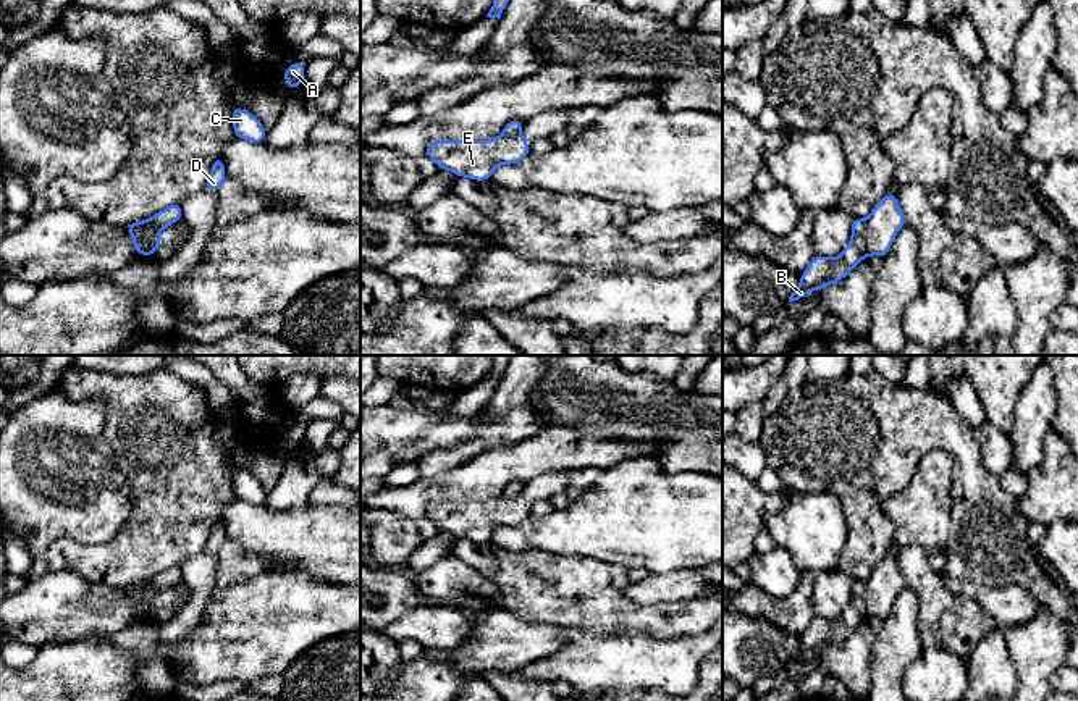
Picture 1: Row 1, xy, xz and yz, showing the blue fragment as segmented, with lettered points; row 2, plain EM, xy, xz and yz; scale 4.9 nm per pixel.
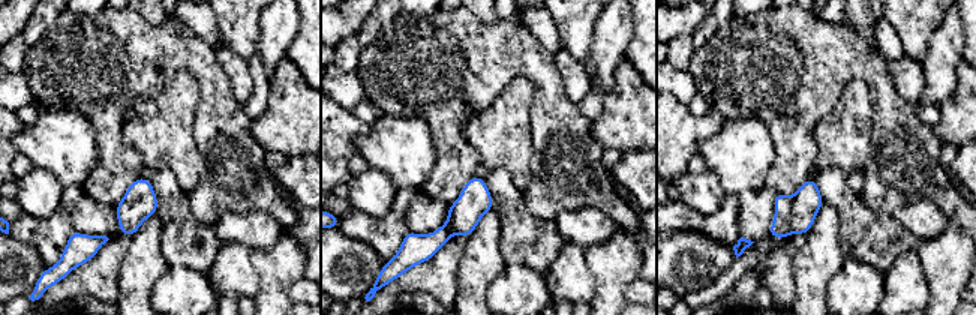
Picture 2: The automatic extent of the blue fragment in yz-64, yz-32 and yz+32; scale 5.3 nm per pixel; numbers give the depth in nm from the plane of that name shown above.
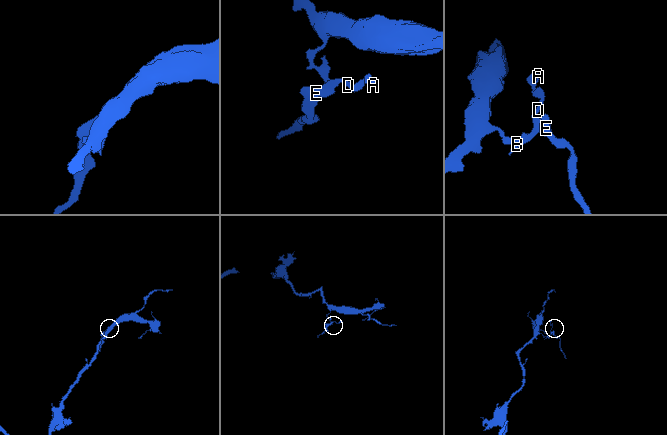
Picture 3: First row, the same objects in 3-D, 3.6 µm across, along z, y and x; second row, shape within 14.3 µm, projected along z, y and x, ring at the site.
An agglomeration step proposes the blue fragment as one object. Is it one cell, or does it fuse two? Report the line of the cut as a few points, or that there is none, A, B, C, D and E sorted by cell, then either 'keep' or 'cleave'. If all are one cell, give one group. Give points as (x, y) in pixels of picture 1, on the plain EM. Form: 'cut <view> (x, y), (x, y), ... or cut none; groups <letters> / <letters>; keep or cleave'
cut yz (865, 582), (865, 612), (868, 616); groups A B C D / E; cleave

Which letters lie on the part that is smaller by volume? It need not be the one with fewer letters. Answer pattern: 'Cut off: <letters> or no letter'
Cut off: E

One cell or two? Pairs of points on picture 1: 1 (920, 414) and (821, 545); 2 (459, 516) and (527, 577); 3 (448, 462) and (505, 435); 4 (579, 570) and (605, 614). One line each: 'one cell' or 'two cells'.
1: two cells
2: two cells
3: one cell
4: one cell

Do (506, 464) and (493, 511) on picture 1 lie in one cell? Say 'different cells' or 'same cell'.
different cells

